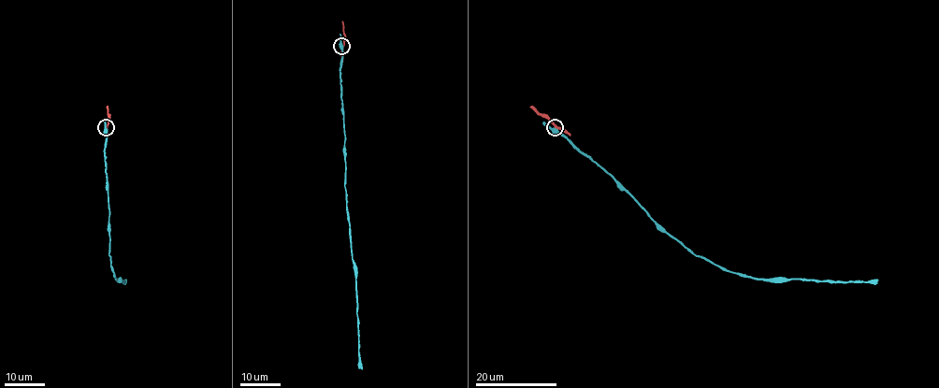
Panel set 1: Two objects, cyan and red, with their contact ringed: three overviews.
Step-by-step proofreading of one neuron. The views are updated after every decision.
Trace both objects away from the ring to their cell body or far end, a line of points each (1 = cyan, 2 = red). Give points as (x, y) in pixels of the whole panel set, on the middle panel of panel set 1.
1: (340, 46), (346, 206), (356, 291), (359, 366), (362, 368)
2: (340, 47), (345, 37), (342, 21)

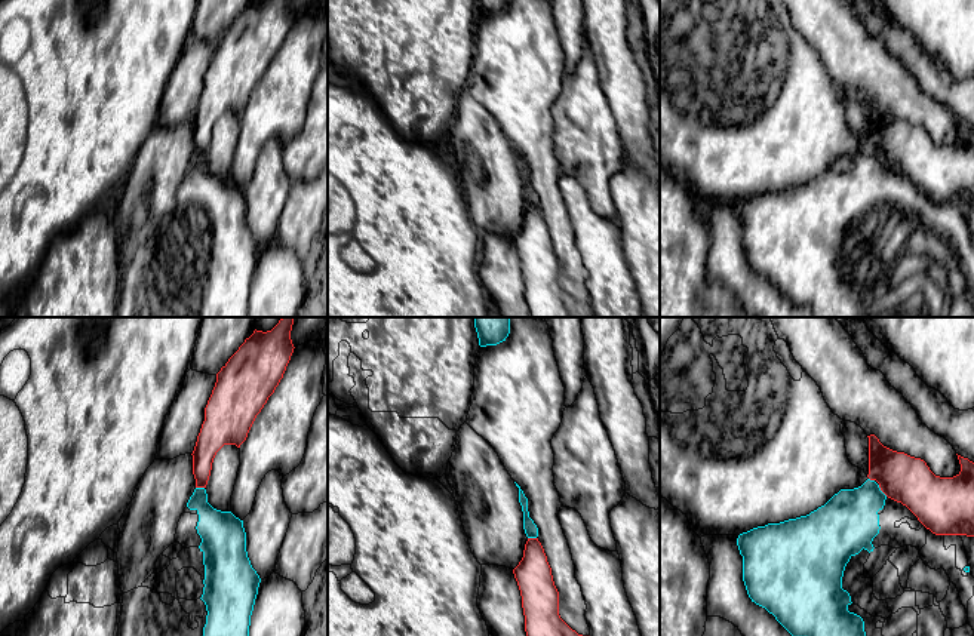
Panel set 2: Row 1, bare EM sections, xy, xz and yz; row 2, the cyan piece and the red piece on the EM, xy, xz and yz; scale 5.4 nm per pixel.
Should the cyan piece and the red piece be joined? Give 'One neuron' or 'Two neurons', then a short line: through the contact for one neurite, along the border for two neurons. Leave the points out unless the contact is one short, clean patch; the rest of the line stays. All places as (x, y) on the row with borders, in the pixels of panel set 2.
Two neurons. Line: yz (878, 485), (887, 495)

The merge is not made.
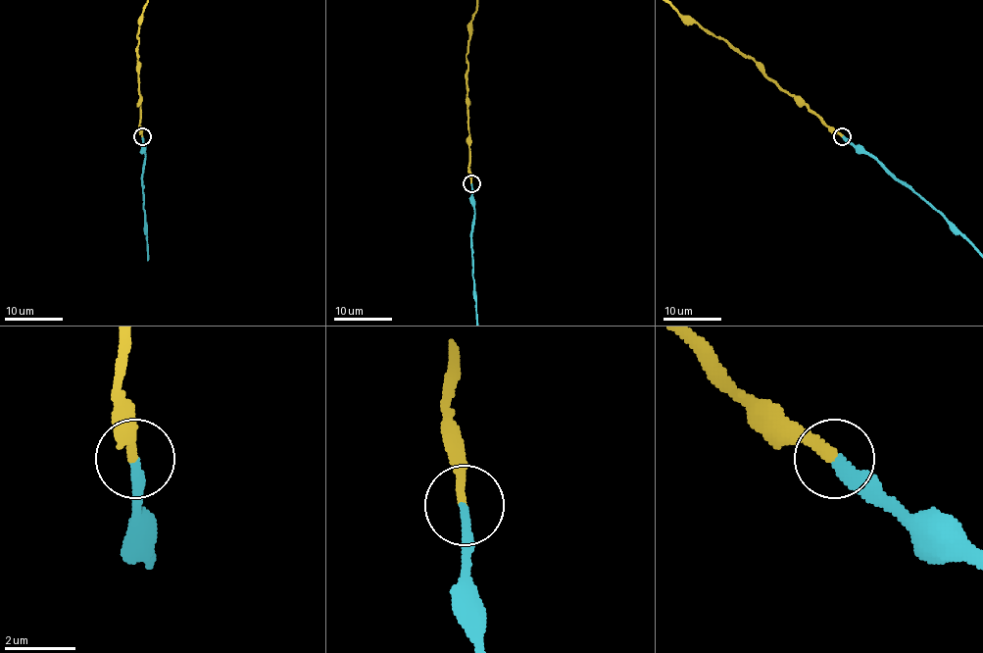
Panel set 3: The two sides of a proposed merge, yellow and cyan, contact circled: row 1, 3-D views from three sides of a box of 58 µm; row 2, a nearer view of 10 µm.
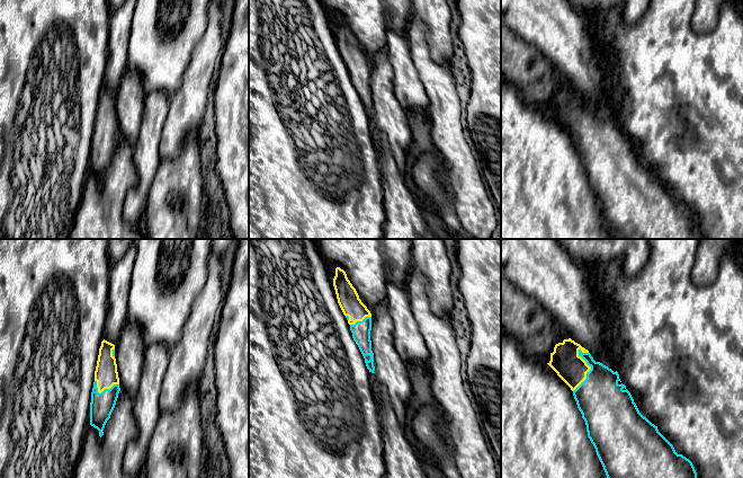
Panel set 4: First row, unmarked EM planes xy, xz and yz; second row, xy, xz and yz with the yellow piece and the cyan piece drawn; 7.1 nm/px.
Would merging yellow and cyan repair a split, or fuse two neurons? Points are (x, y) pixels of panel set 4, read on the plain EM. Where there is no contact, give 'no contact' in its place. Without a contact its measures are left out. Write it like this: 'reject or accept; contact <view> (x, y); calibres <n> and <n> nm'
accept; contact yz (590, 116); calibres 220 and 340 nm

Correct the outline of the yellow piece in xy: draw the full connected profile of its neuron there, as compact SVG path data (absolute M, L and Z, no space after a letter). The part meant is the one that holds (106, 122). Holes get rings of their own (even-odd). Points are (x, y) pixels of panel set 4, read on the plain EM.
M104 87L99 96L90 150L90 172L99 178L100 185L115 156L119 139L115 92Z

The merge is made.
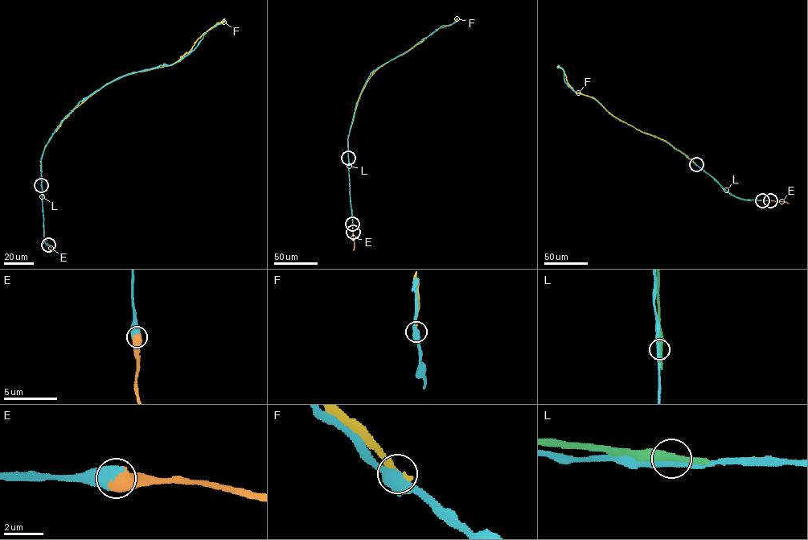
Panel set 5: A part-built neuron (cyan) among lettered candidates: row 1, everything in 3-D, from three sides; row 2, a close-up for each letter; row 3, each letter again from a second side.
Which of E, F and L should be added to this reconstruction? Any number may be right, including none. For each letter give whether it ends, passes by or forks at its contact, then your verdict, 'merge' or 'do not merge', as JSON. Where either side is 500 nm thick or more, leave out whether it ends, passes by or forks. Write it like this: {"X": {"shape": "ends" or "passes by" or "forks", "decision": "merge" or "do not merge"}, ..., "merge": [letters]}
{"E": {"decision": "merge"}, "F": {"shape": "ends", "decision": "do not merge"}, "L": {"shape": "passes by", "decision": "do not merge"}, "merge": ["E"]}

